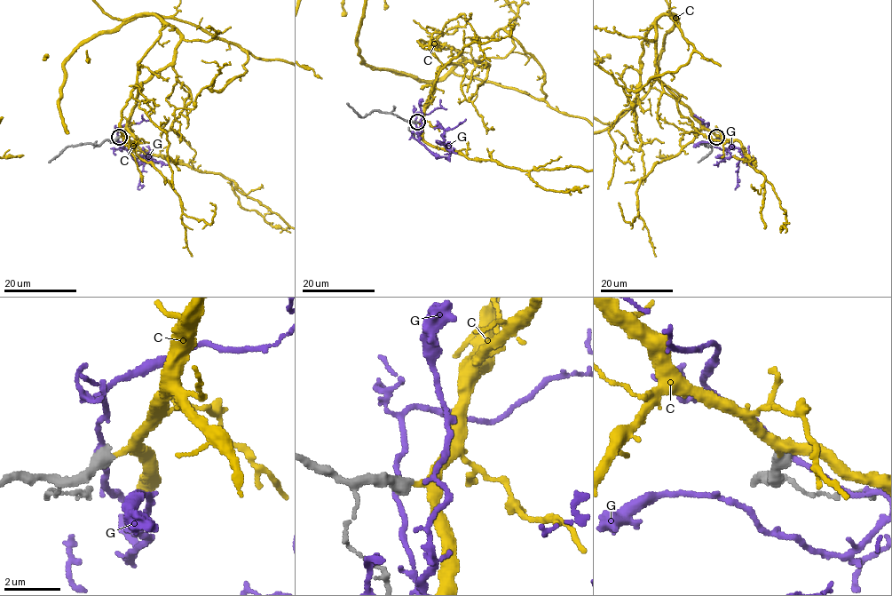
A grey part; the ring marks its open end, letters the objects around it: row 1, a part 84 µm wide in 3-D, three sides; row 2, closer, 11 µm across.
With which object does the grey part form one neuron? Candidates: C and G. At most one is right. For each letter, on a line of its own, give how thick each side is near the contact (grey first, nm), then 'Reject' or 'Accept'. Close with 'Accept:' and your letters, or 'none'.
C: Thickness 500 nm (grey) against 190 nm. Accept
G: Thickness 500 nm (grey) against 160 nm. Reject
Accept: C

